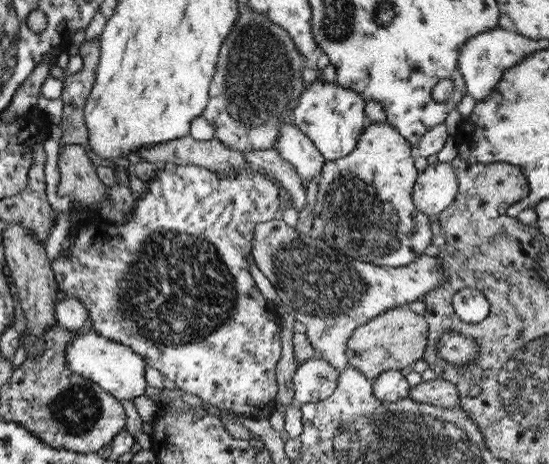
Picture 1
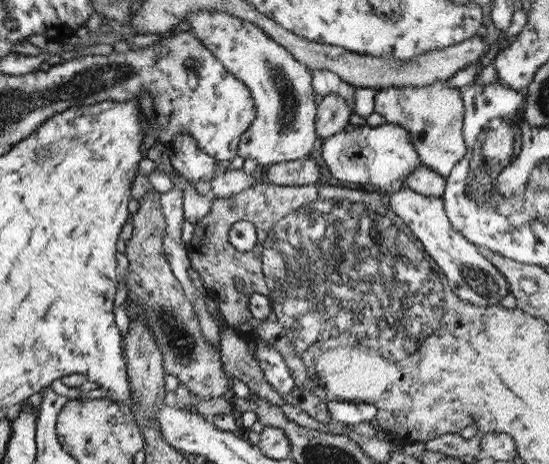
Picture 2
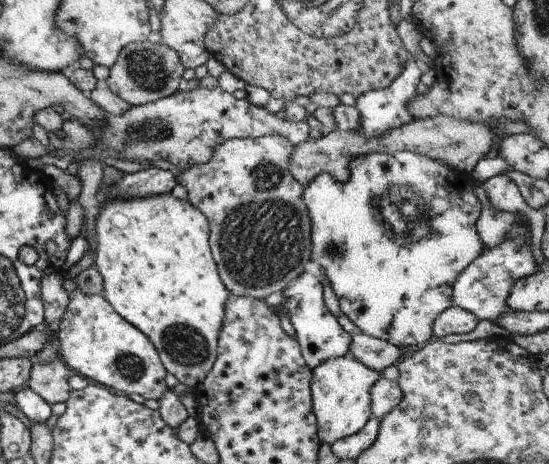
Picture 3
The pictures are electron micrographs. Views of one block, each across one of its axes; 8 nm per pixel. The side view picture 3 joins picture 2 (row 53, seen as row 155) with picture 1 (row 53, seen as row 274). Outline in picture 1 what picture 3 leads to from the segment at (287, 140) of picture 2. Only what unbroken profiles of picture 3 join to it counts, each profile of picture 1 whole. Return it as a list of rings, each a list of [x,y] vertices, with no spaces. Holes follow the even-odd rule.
[[[240,5],[233,28],[221,43],[216,69],[208,86],[208,101],[200,115],[205,122],[209,122],[209,126],[213,126],[213,138],[227,149],[241,154],[251,150],[275,149],[281,126],[293,124],[292,114],[297,106],[297,97],[307,87],[301,79],[304,64],[304,57],[297,52],[288,32],[267,20],[264,14]]]

